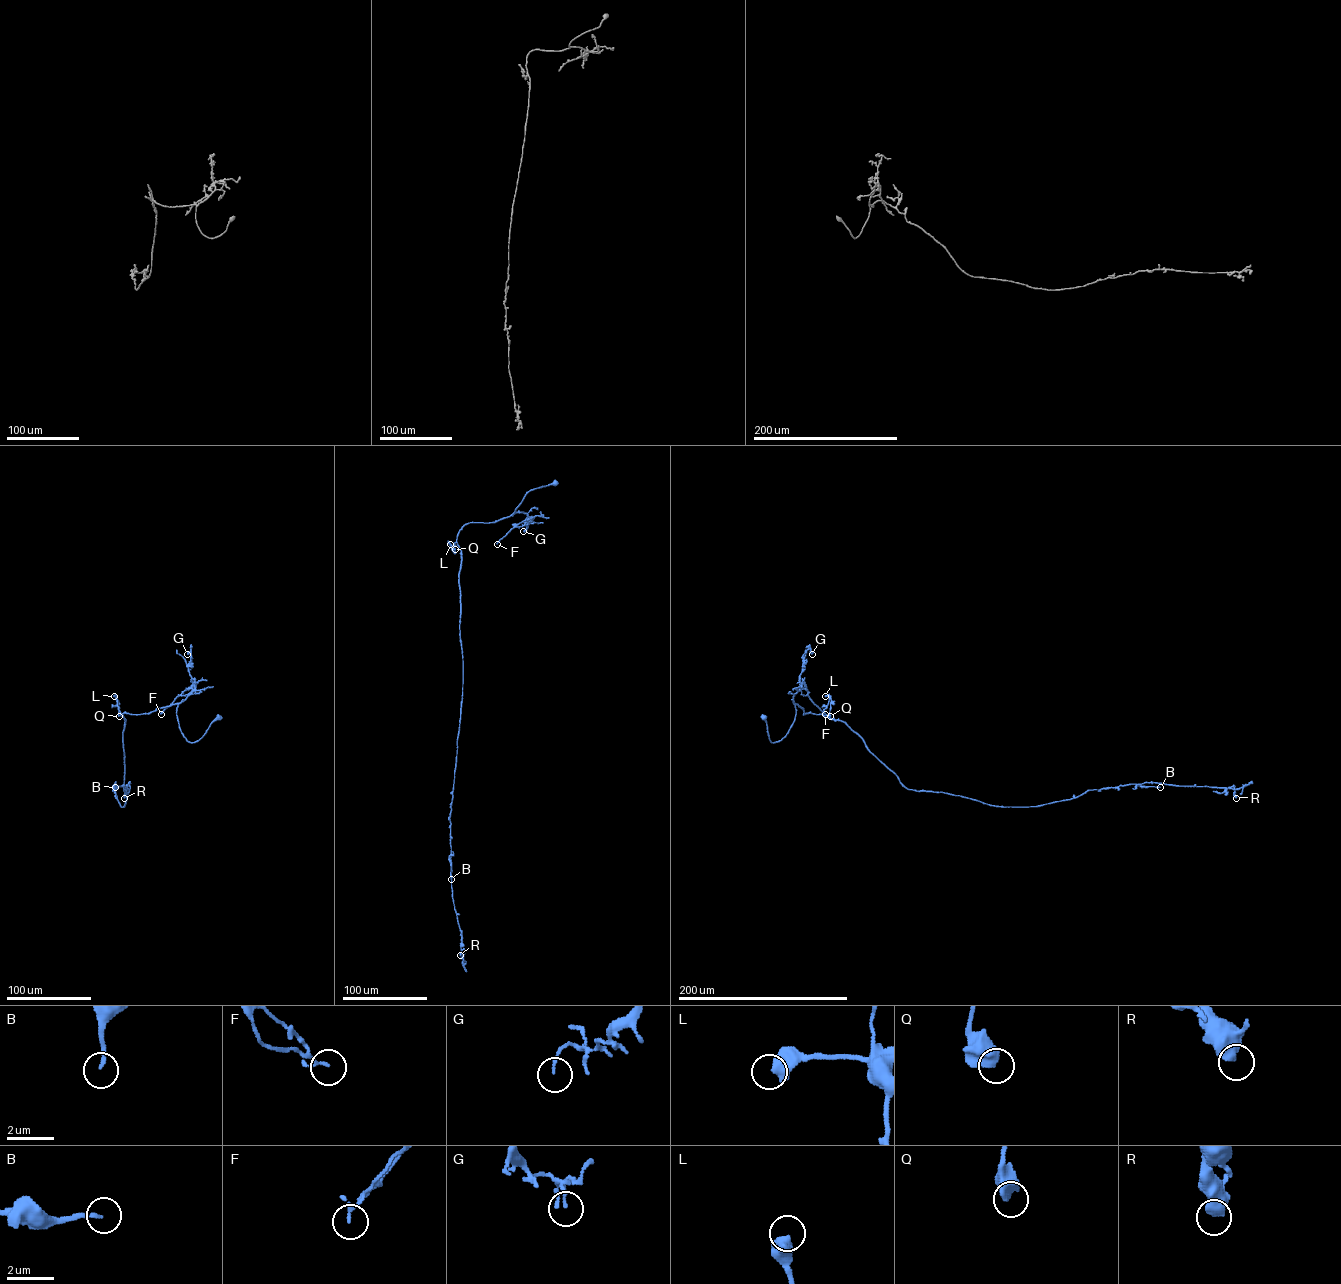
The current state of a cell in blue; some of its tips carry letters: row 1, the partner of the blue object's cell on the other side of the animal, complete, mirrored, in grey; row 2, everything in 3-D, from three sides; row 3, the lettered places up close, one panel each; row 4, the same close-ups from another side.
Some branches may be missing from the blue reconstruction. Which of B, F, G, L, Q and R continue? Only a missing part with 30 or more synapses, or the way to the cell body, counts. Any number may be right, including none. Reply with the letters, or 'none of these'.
none of these

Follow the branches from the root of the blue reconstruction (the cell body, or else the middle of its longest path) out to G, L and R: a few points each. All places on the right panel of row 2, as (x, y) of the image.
G: (764, 717), (770, 741), (780, 741), (796, 714), (793, 697), (800, 689), (802, 656), (809, 646), (812, 654)
L: (764, 717), (769, 739), (779, 741), (794, 720), (794, 703), (803, 714), (821, 714), (829, 701), (825, 696)
R: (764, 717), (772, 742), (794, 703), (840, 720), (907, 788), (992, 805), (1146, 782), (1231, 787), (1236, 798)

